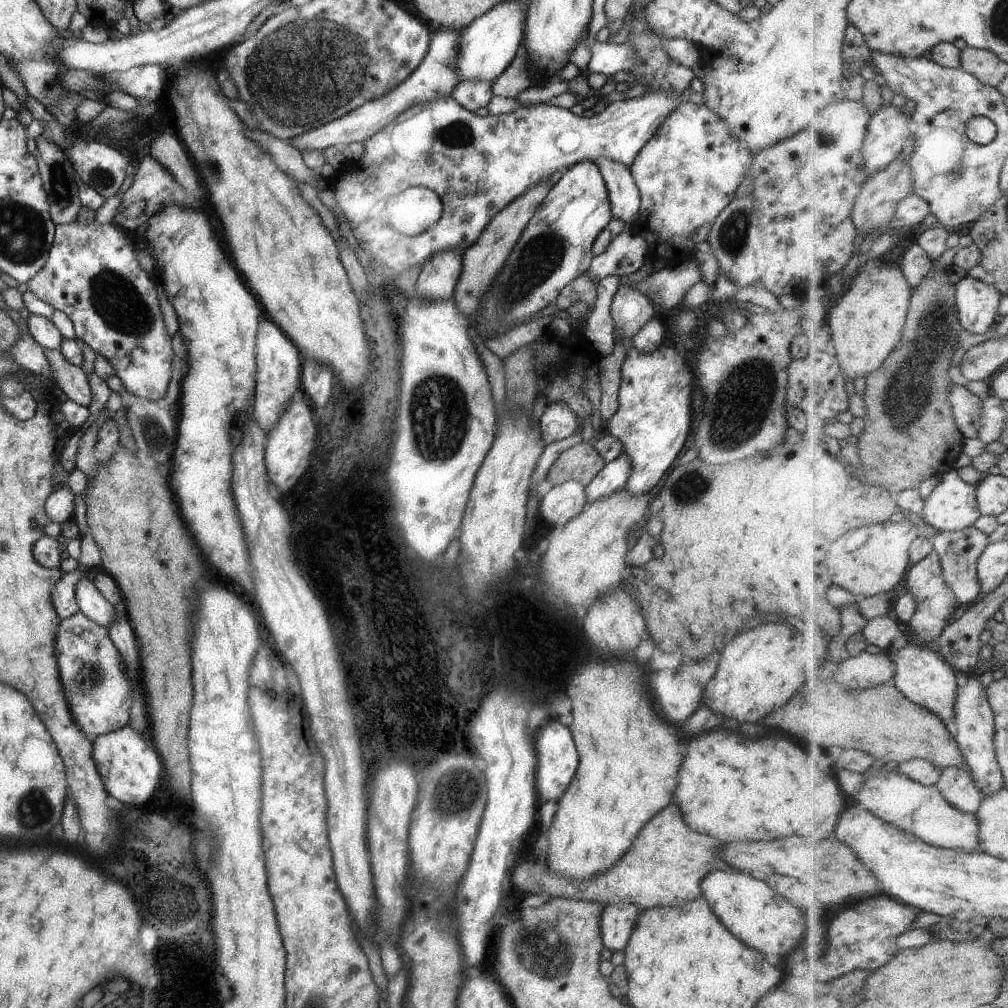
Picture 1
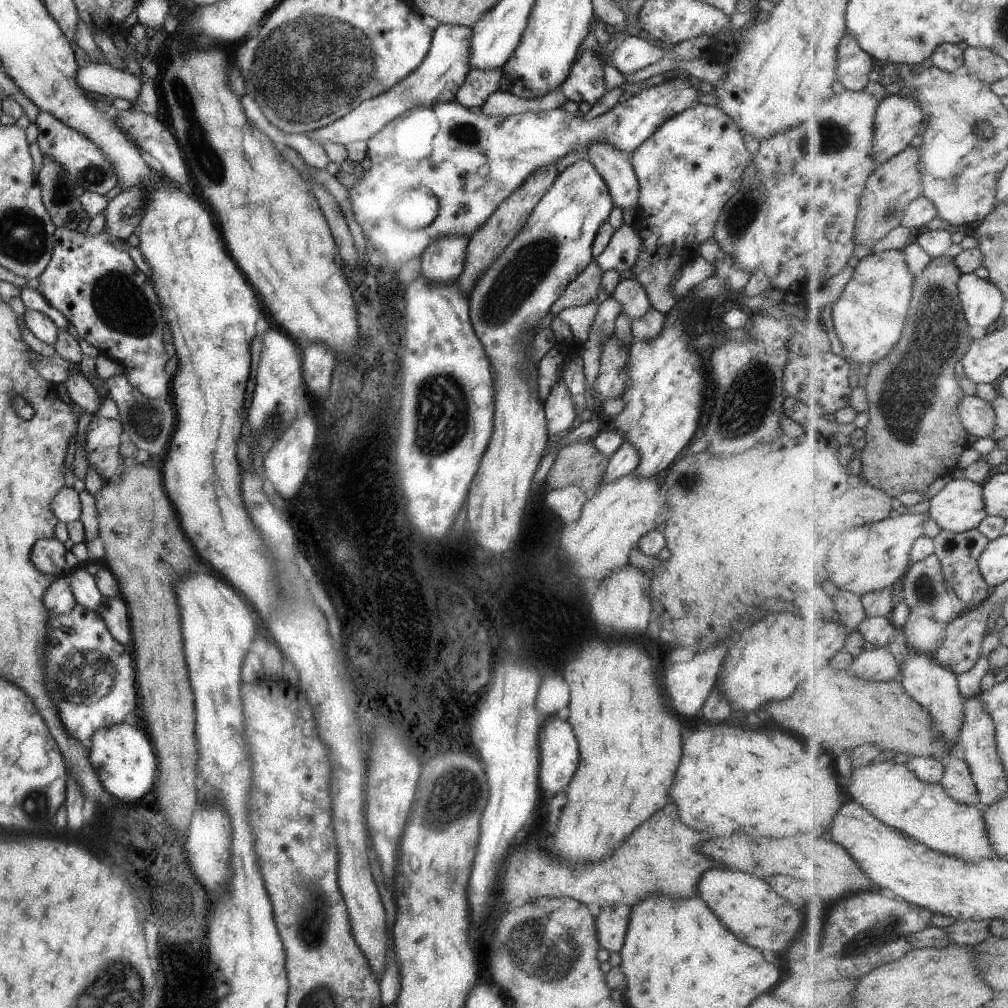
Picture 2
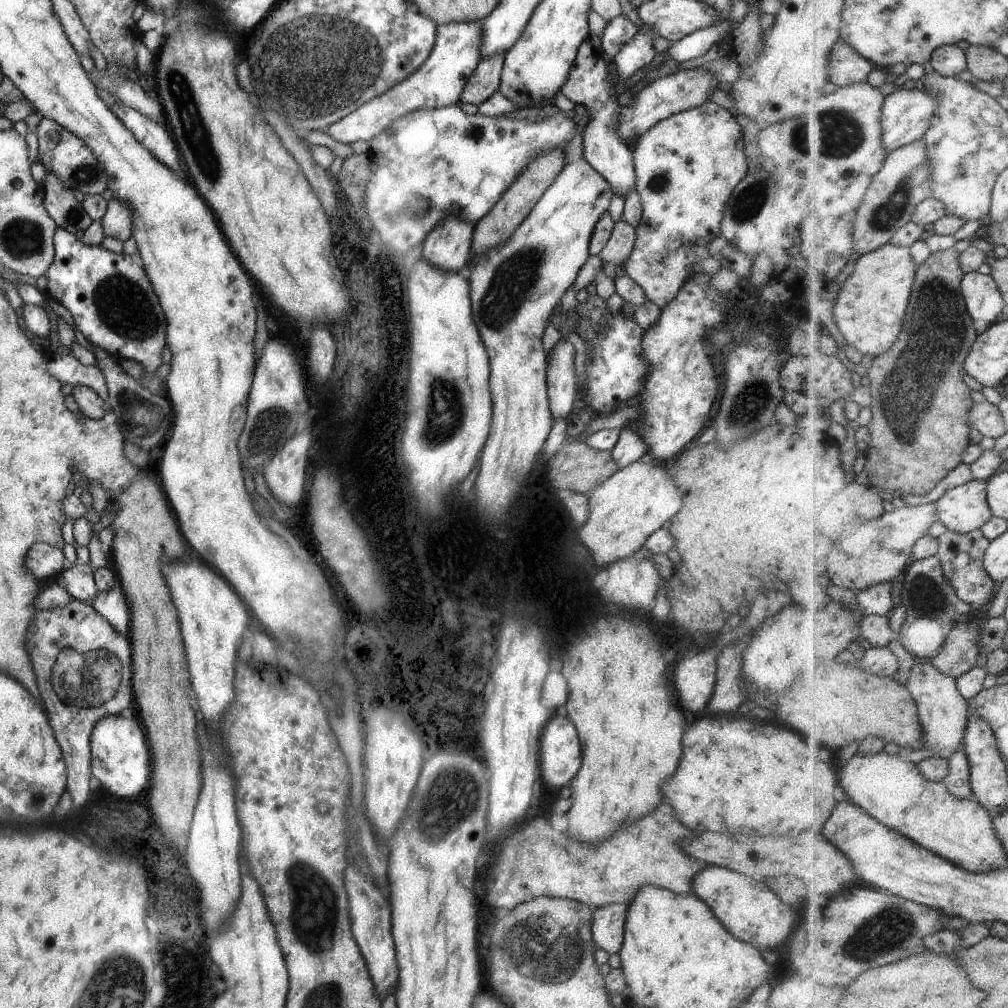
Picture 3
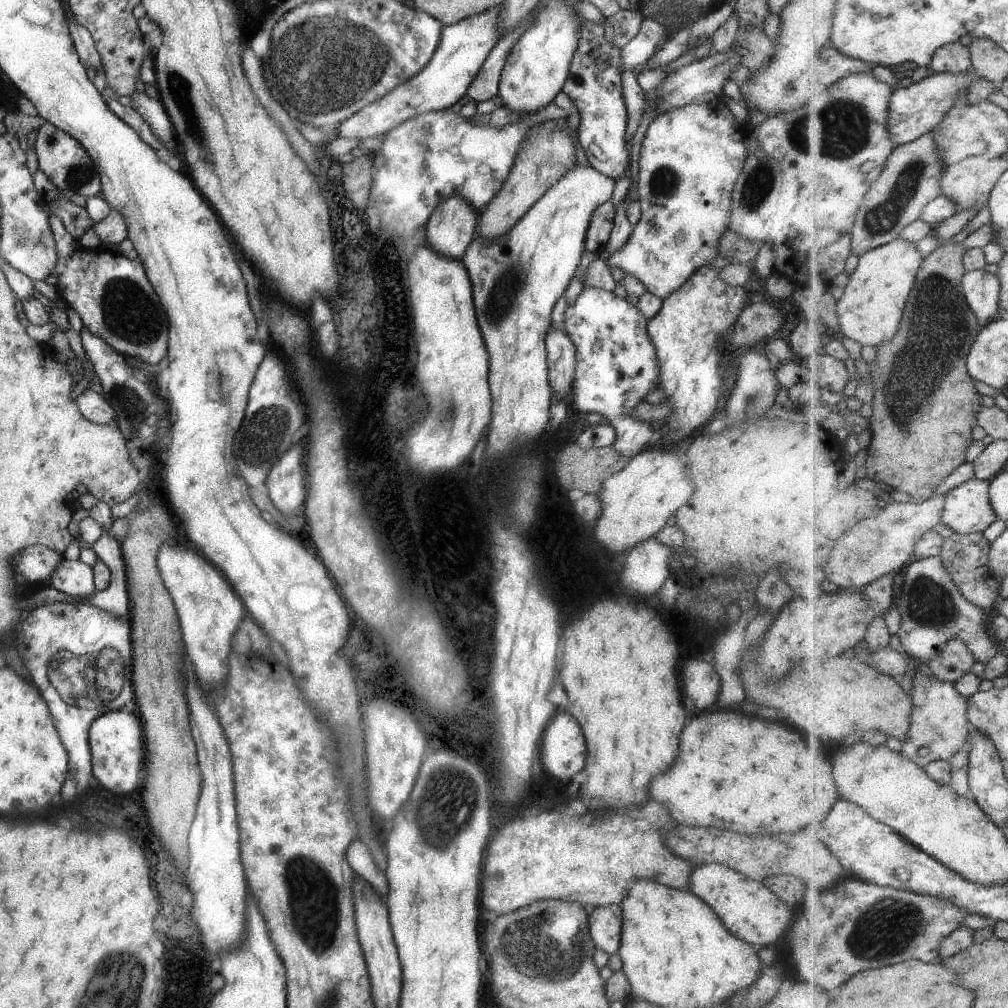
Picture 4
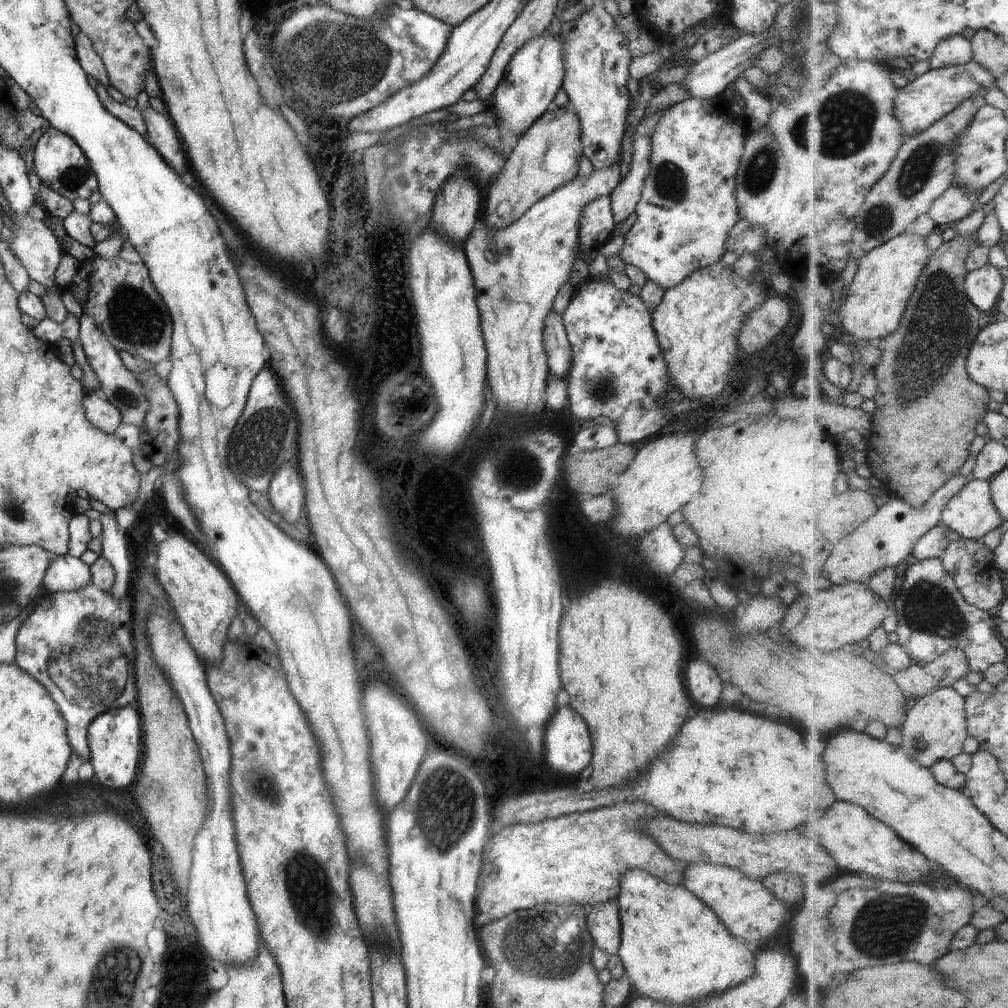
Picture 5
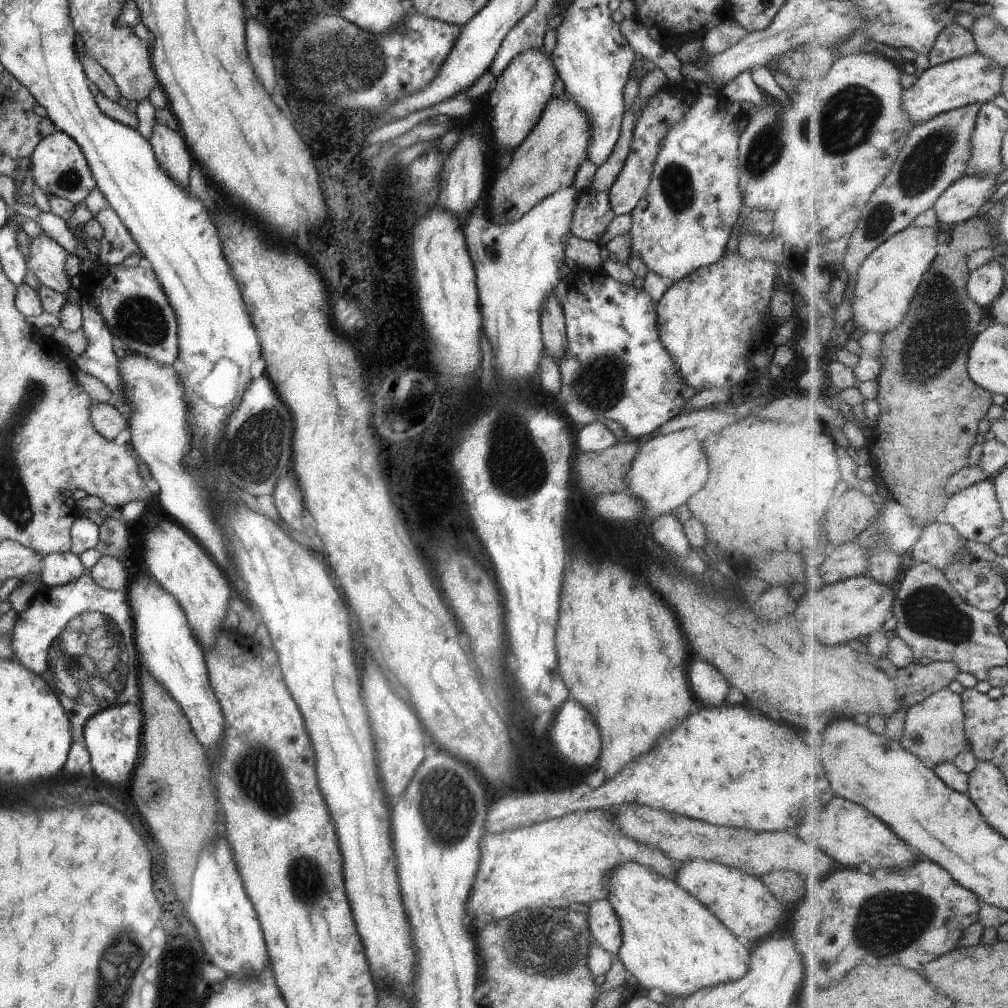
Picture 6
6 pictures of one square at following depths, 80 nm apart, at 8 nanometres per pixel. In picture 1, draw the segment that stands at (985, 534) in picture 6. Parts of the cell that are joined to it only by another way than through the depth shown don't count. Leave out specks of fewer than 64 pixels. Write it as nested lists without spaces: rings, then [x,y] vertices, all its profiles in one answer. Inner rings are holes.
[[[953,469],[941,476],[941,484],[925,501],[924,518],[937,531],[960,531],[981,518],[976,485],[965,482]]]

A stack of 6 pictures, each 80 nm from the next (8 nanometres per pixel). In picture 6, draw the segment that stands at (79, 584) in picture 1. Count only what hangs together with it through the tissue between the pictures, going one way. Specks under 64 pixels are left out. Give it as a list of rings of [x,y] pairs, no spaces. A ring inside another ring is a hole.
[[[70,550],[47,553],[41,559],[40,586],[58,587],[71,582],[83,573],[80,558]]]

